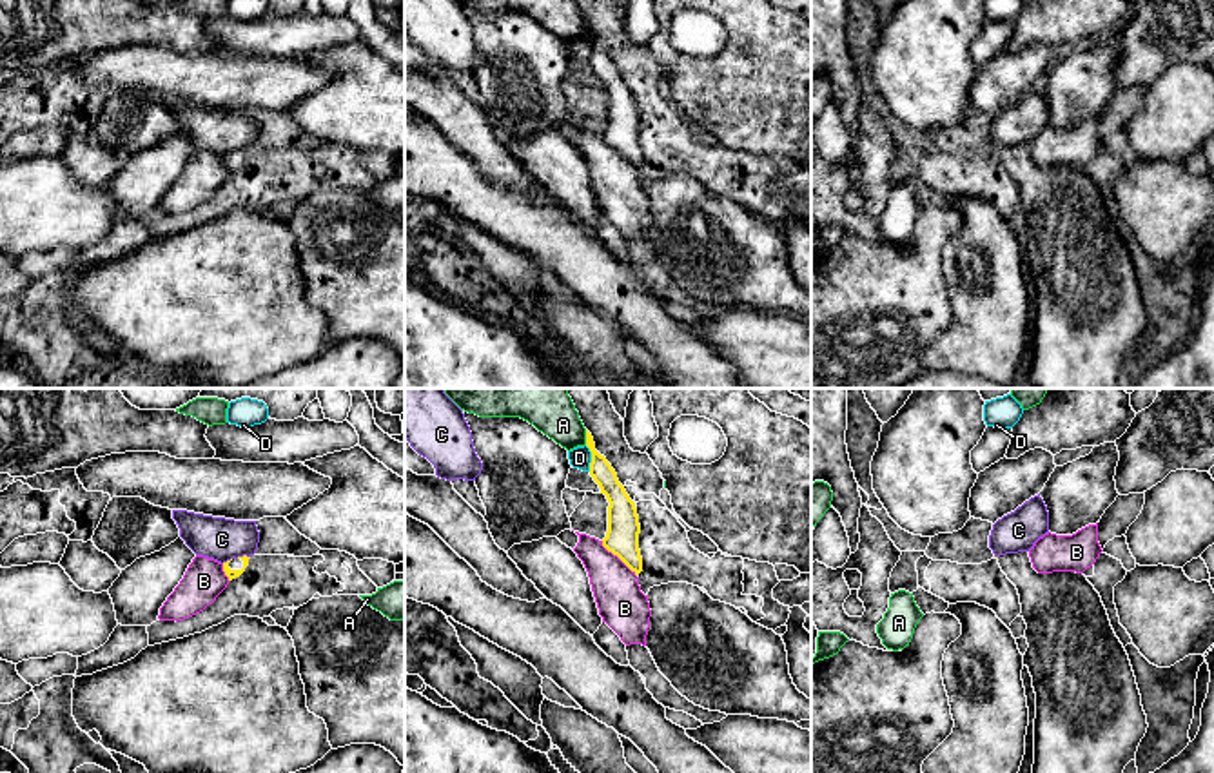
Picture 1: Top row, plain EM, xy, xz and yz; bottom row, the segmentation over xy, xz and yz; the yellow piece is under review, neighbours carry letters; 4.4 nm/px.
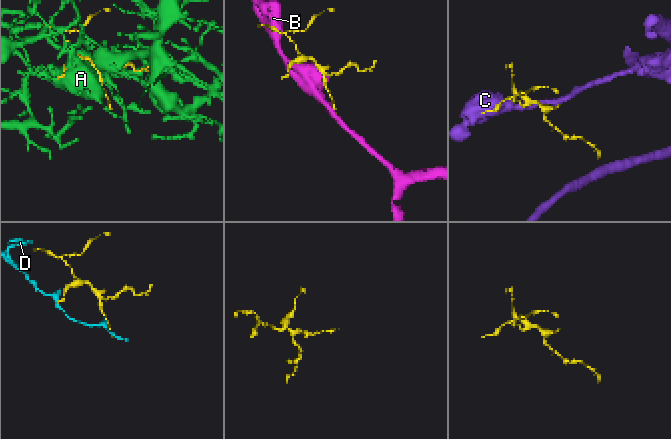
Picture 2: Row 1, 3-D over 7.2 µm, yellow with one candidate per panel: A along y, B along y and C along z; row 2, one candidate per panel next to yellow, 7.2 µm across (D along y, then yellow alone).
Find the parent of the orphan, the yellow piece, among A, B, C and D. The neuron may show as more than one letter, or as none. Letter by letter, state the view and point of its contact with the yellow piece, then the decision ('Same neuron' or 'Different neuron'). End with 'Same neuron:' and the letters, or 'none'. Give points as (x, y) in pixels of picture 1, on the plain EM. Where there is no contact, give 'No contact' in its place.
A: Touches yellow at xz (587, 31). Different neuron
B: Touches yellow at xz (617, 149). Different neuron
C: Touches yellow at xy (244, 149). Different neuron
D: Touches yellow at xz (592, 51). Different neuron
Same neuron: none

